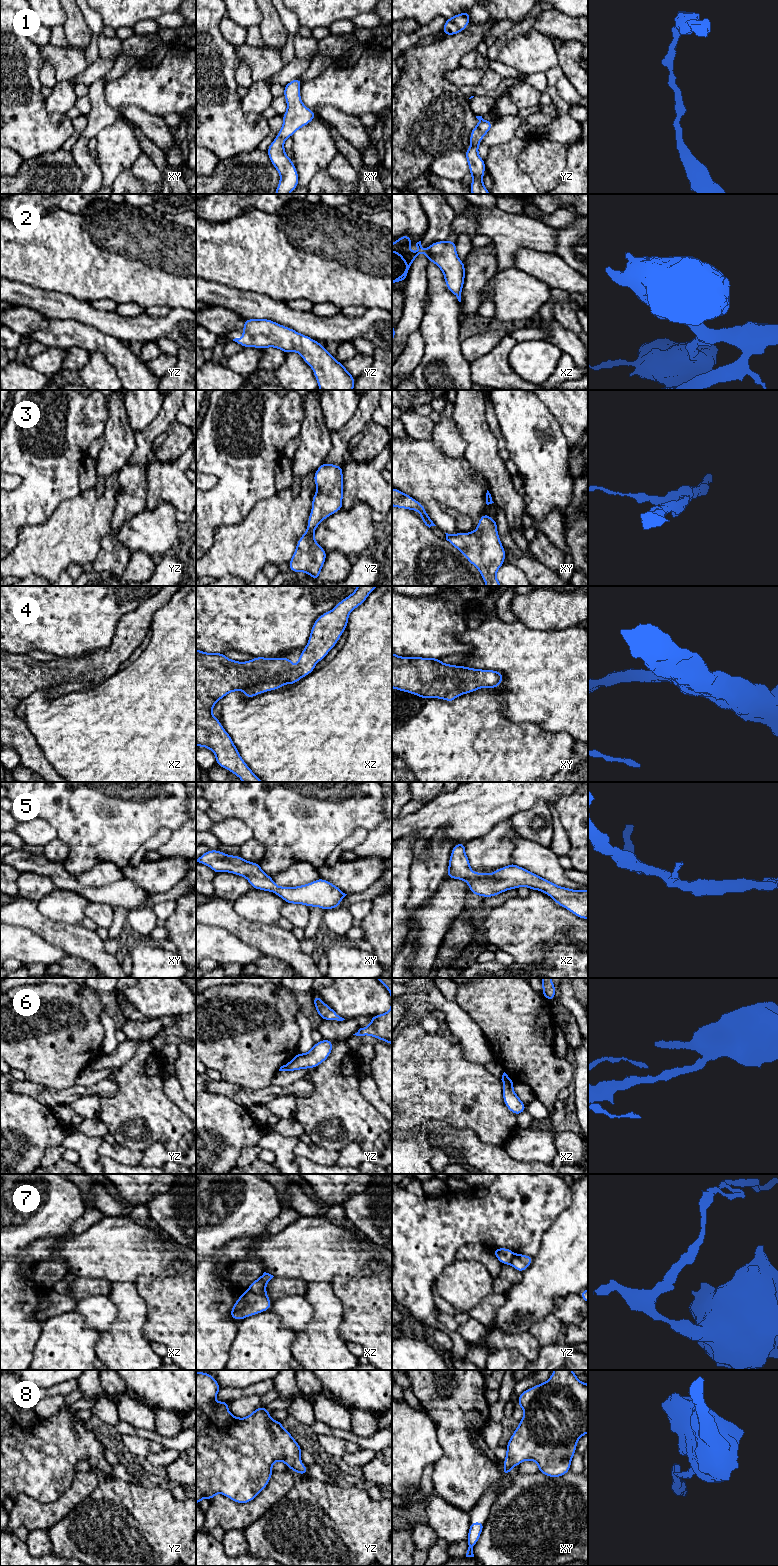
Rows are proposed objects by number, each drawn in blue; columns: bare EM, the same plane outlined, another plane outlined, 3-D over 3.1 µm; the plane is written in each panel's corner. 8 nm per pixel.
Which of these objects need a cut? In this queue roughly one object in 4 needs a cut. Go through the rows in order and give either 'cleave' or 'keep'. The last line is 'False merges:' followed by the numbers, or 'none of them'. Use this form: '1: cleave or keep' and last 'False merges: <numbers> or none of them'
1: keep
2: keep
3: keep
4: keep
5: keep
6: keep
7: cleave
8: keep
False merges: 7

